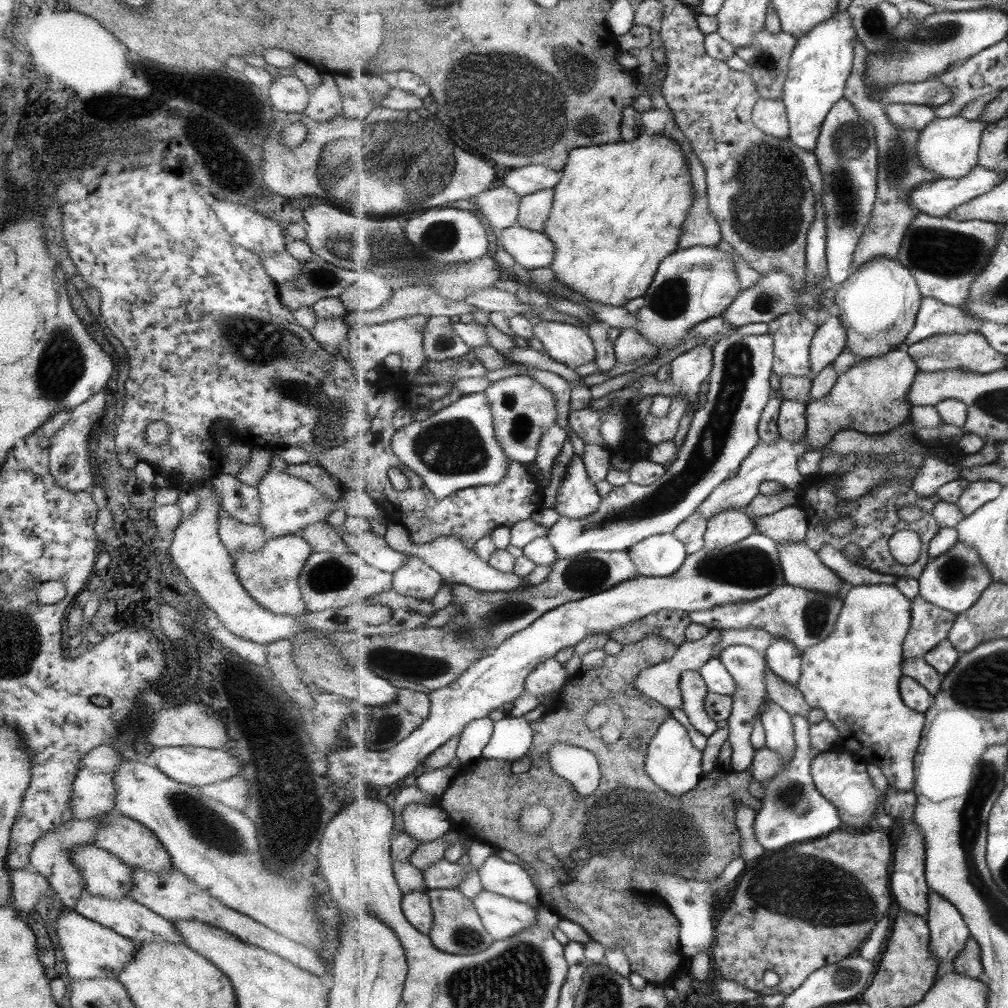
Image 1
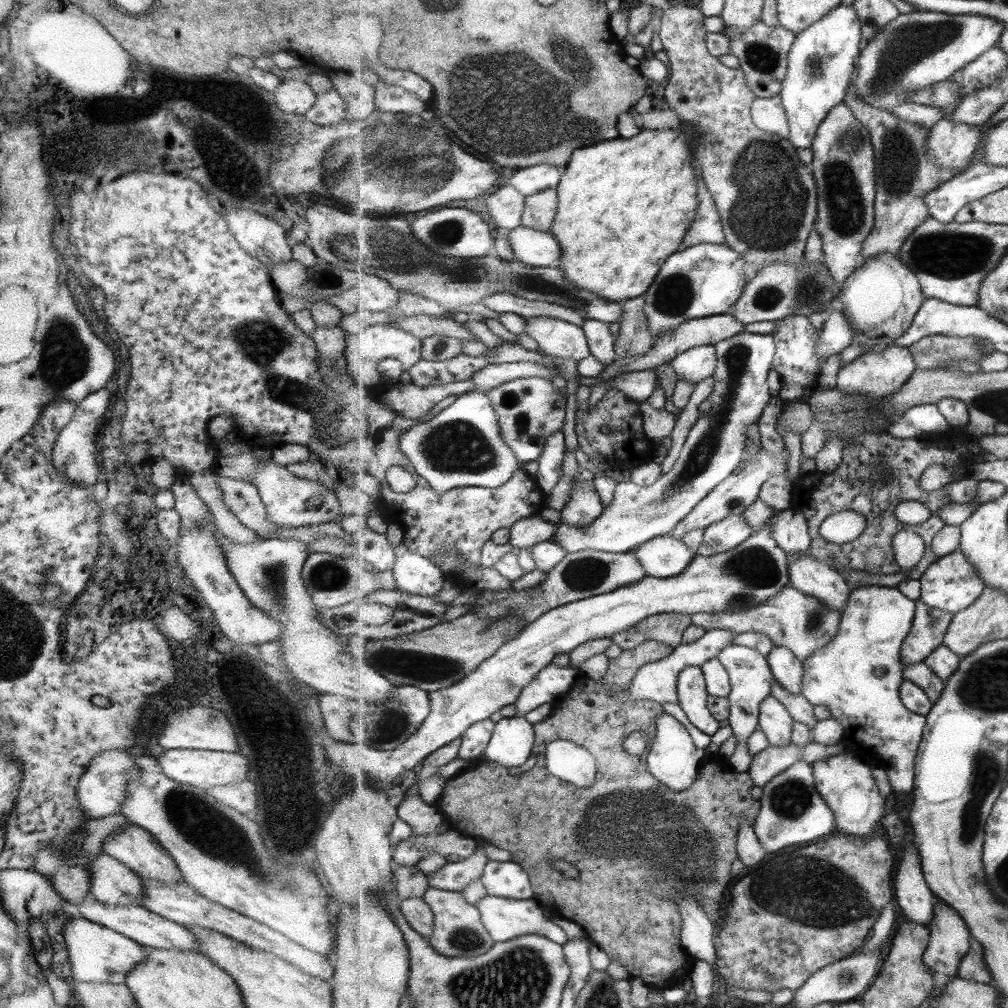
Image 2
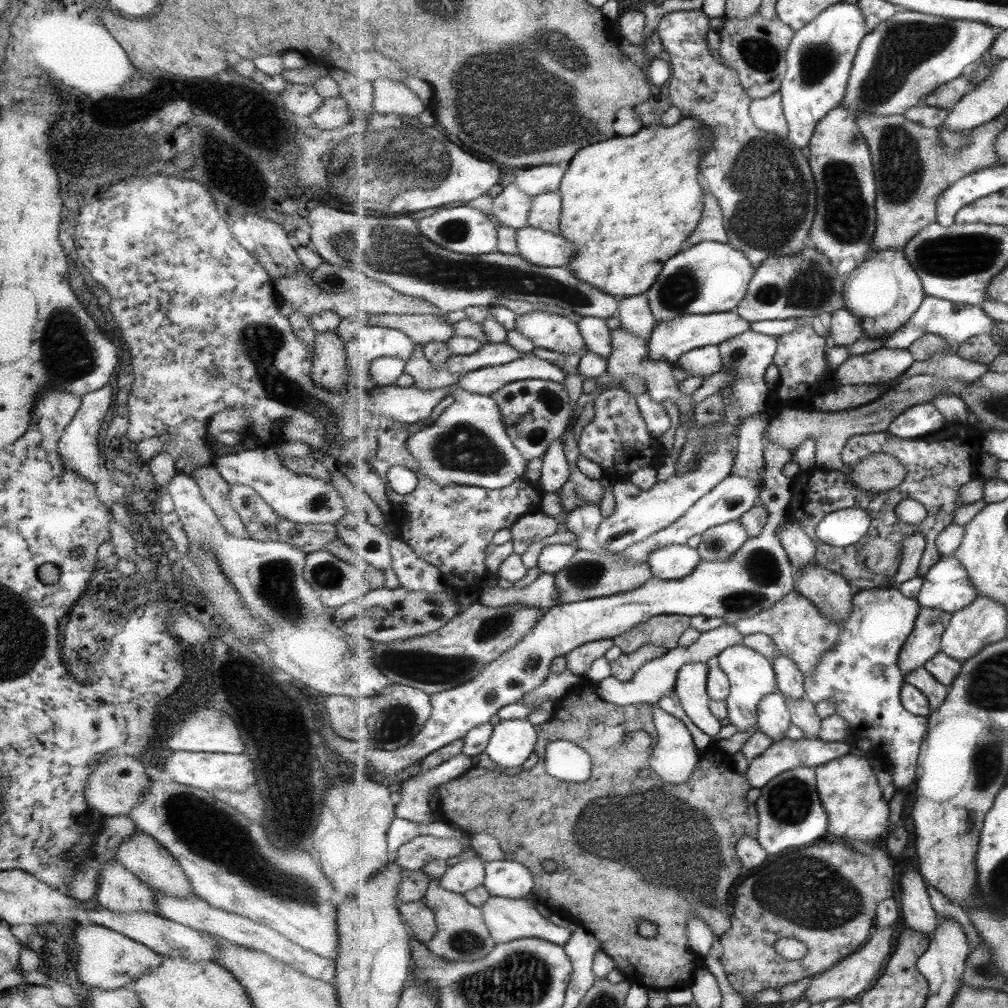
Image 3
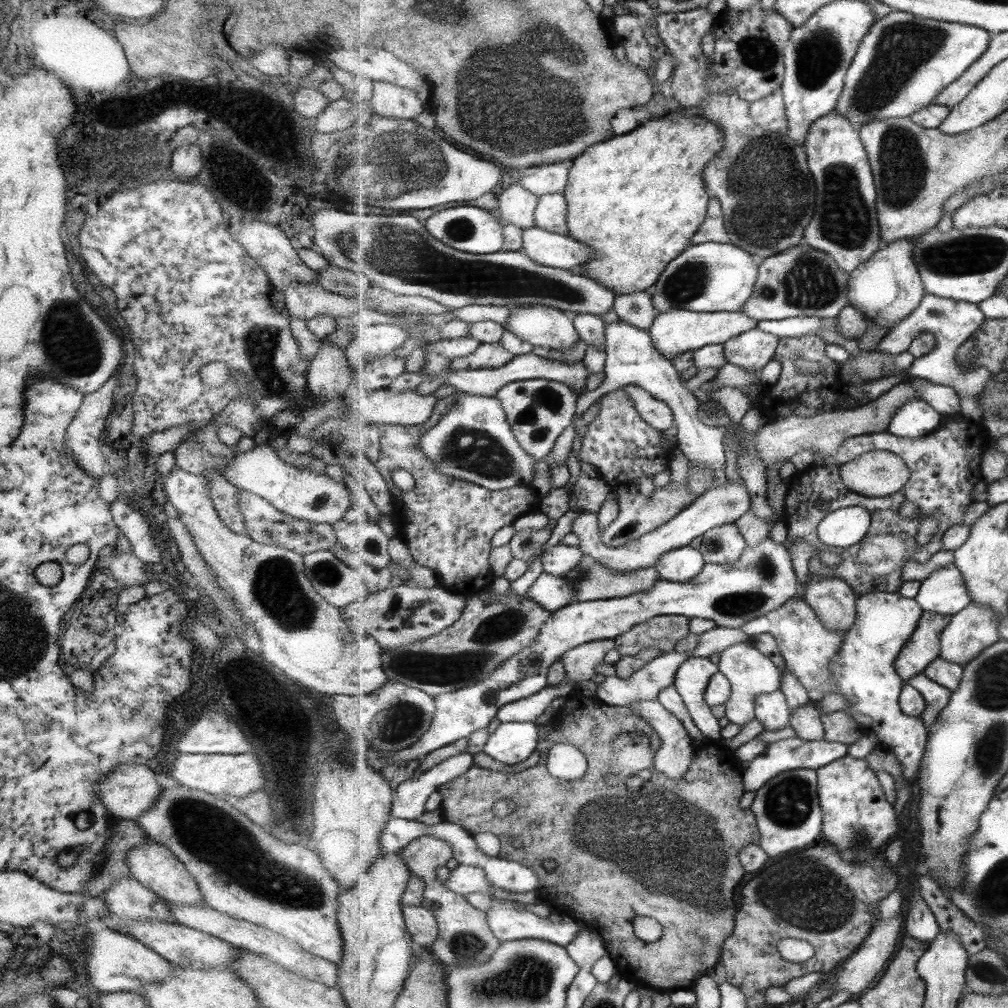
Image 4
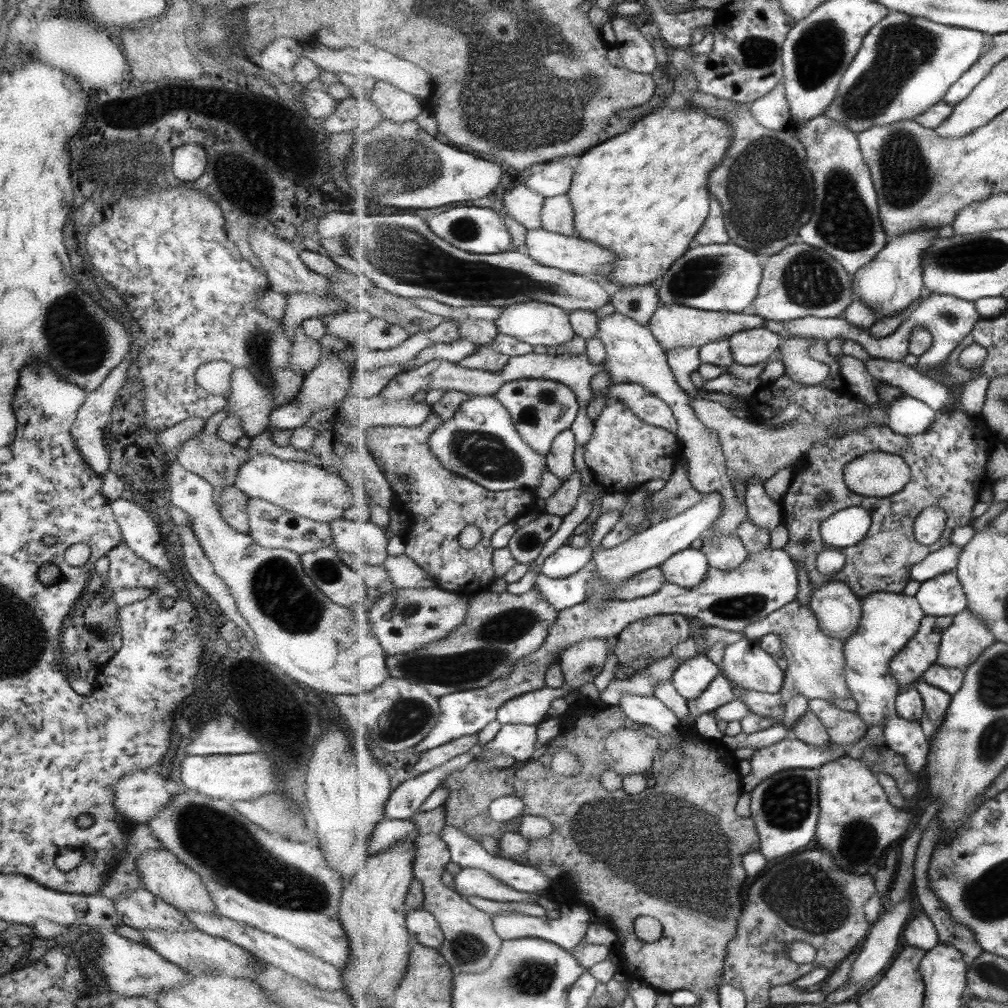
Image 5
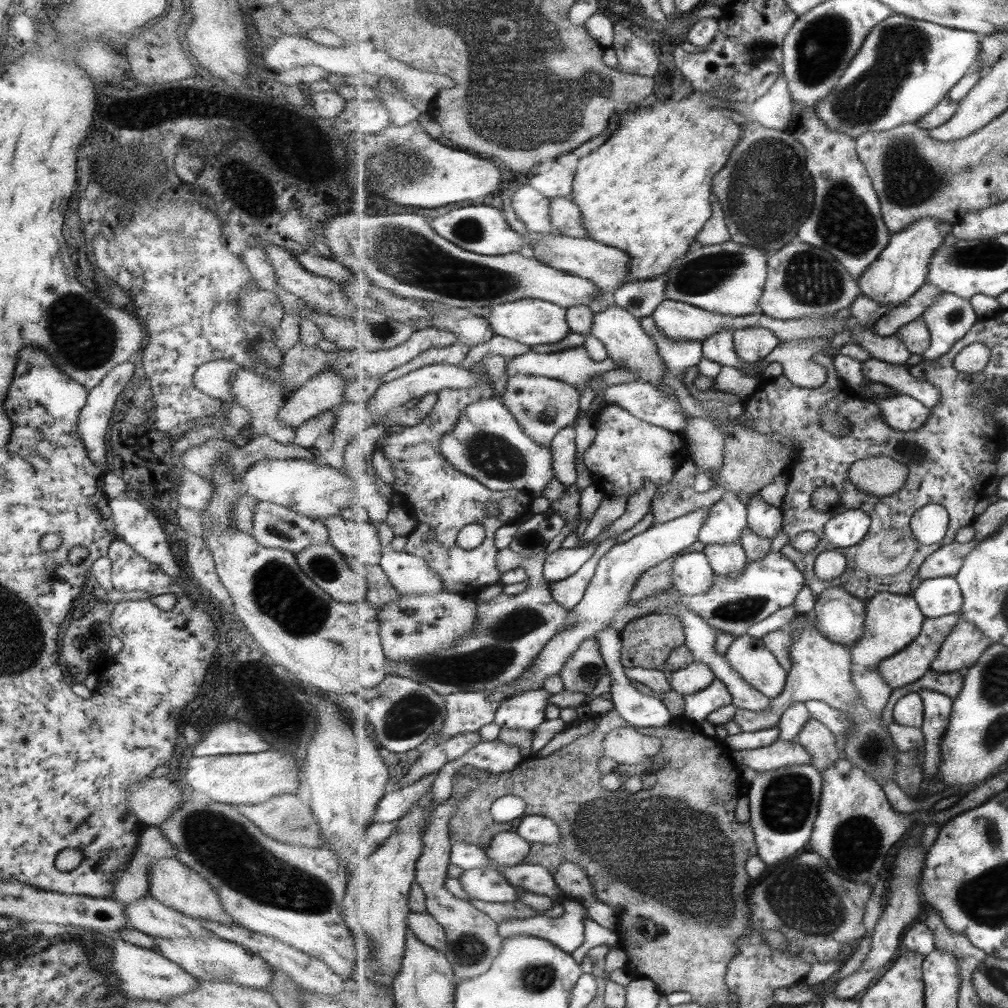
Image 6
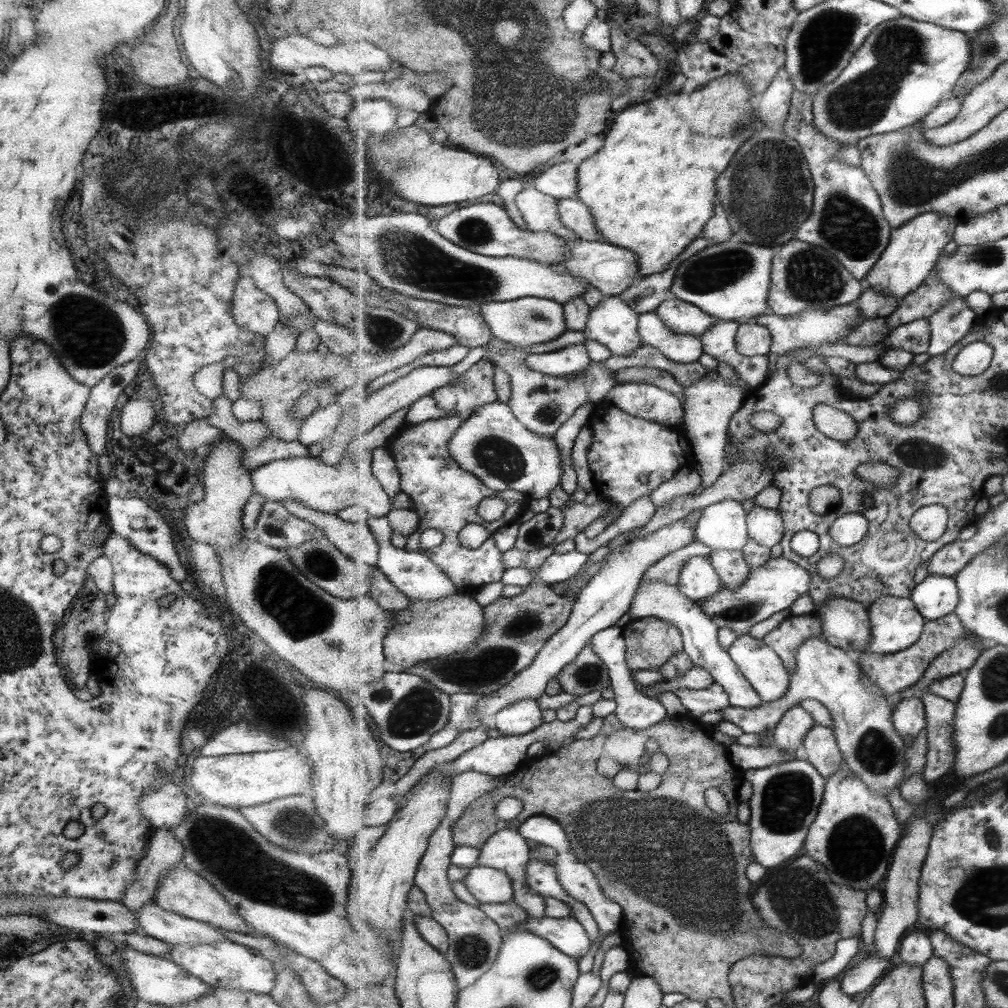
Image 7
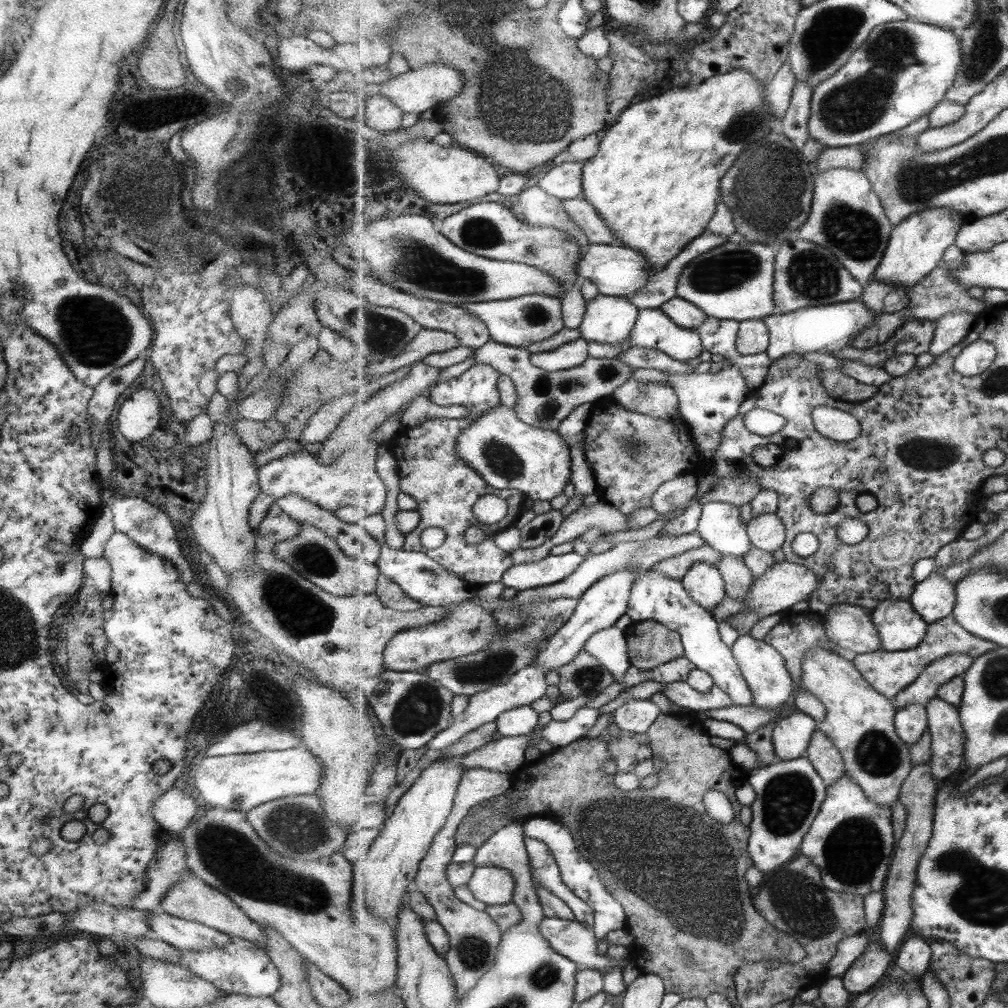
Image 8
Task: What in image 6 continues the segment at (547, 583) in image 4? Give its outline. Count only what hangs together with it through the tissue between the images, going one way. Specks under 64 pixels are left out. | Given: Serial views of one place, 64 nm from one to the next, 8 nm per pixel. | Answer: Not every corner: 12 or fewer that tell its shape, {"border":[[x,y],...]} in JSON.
{"border":[[608,538],[573,576],[548,582],[559,604],[573,611],[583,600],[599,560],[618,542]]}

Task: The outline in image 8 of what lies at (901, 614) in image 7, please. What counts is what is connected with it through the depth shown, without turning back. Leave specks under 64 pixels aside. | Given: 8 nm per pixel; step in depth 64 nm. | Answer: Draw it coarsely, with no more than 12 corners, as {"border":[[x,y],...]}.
{"border":[[909,601],[871,612],[882,650],[917,648],[930,624]]}

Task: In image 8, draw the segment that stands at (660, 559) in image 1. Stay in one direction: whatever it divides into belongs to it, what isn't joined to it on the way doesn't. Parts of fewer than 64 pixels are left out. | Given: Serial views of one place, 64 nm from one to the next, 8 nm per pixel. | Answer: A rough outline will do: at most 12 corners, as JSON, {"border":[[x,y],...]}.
{"border":[[695,564],[682,581],[711,613],[728,596],[722,572]]}

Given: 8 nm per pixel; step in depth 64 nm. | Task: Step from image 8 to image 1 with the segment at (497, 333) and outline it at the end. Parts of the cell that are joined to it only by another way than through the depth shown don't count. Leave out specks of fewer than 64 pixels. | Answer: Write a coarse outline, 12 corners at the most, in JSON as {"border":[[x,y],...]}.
{"border":[[539,321],[546,354],[573,368],[598,359],[585,327]]}

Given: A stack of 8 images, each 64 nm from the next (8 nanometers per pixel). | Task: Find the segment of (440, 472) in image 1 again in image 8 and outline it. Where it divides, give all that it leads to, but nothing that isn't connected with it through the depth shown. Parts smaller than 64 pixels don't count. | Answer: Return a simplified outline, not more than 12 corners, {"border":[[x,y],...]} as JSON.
{"border":[[507,406],[458,438],[459,458],[498,489],[553,500],[573,477],[558,430]]}

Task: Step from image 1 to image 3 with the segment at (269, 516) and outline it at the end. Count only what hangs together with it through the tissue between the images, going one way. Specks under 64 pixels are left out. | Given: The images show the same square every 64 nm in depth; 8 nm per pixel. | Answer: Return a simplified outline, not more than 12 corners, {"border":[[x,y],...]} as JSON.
{"border":[[275,446],[238,447],[212,466],[228,484],[252,488],[277,517],[335,524],[346,513],[330,481],[295,474]]}

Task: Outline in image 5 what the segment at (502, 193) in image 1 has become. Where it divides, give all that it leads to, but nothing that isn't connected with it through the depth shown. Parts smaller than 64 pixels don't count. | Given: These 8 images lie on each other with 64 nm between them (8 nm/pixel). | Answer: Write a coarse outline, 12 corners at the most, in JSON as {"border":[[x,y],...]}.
{"border":[[520,182],[503,204],[529,230],[543,226],[542,194]]}

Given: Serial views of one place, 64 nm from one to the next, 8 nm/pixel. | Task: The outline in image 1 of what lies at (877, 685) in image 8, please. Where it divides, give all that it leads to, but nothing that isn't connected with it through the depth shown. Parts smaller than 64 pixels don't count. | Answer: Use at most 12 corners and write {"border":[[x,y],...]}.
{"border":[[919,595],[905,660],[921,658],[950,635],[958,614]]}

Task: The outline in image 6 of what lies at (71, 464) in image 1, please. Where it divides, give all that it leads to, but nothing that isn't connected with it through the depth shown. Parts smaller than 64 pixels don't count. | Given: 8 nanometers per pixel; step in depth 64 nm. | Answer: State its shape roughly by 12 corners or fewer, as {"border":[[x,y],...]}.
{"border":[[133,362],[88,390],[76,429],[91,464],[107,469],[105,434]]}

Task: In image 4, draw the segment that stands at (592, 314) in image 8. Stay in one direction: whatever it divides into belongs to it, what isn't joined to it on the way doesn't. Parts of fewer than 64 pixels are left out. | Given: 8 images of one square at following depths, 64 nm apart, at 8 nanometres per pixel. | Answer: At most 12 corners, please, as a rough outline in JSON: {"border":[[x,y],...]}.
{"border":[[607,324],[606,378],[577,397],[581,418],[631,384],[674,413],[677,446],[727,480],[726,427],[707,426],[699,401],[647,330]]}

